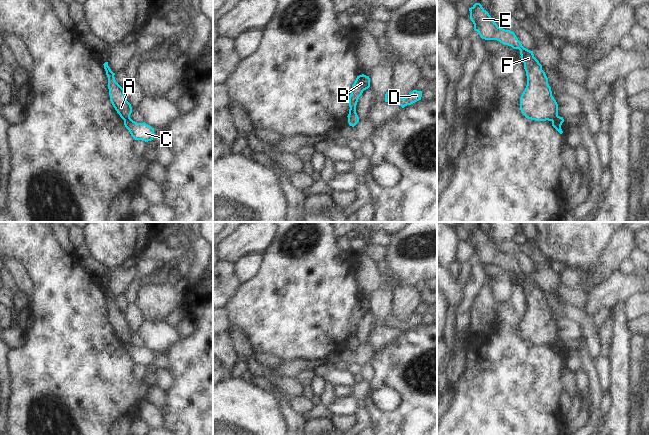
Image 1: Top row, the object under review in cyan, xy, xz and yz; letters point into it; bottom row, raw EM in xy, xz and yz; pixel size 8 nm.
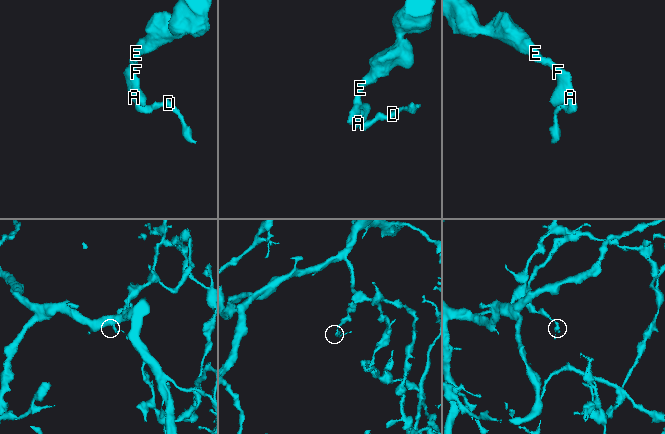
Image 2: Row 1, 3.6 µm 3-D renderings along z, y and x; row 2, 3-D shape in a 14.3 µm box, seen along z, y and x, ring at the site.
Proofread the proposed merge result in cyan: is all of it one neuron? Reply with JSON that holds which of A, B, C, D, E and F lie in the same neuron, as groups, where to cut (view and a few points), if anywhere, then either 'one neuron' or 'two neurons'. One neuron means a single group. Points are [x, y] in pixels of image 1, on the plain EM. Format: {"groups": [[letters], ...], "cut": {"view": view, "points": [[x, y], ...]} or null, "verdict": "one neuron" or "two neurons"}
{"groups": [["A", "B", "E", "F"], ["C", "D"]], "cut": {"view": "xz", "points": [[355, 335], [349, 337]]}, "verdict": "two neurons"}

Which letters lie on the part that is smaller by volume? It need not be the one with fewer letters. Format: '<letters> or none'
C, D

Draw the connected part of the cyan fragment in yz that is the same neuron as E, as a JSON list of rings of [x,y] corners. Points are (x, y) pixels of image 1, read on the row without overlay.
[[[475,227],[469,235],[474,254],[482,263],[497,264],[520,274],[527,300],[527,309],[520,321],[522,338],[535,345],[554,344],[558,340],[558,328],[552,320],[542,289],[534,281],[533,275],[524,272],[514,256],[500,252],[480,227]]]

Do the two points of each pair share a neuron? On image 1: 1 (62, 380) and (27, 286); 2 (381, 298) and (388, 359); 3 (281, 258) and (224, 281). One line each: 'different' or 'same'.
1: different
2: different
3: different

